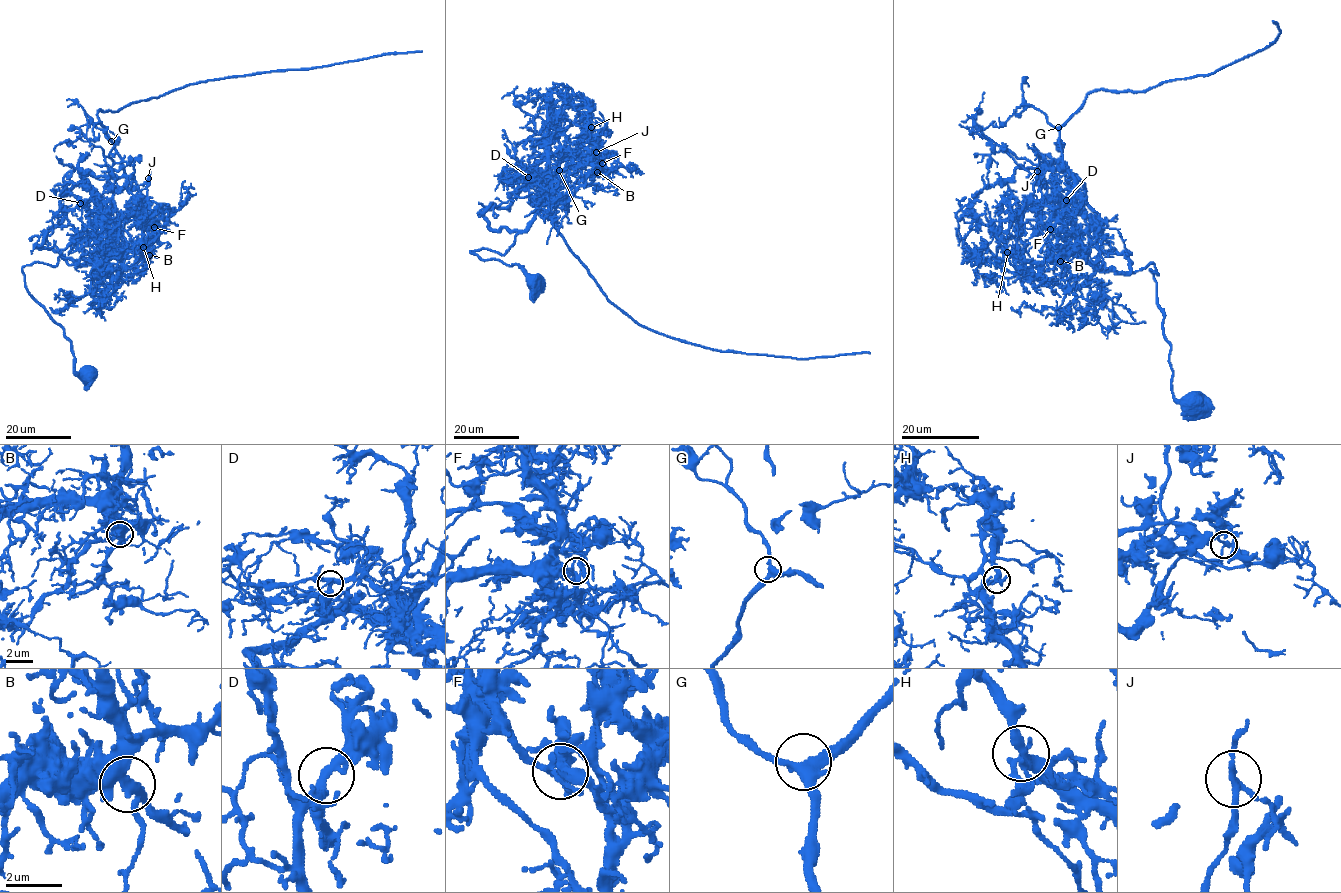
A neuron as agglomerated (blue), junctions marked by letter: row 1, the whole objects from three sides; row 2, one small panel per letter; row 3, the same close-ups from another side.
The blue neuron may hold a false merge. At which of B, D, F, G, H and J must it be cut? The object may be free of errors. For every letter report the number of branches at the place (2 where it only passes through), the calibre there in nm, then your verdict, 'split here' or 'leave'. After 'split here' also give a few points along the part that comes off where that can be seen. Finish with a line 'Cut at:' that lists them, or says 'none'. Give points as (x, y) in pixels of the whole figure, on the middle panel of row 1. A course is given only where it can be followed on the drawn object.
B: 3 | 400 nm | leave
D: 3 | 320 nm | leave
F: 3 | 320 nm | leave
G: 3 | 320 nm | leave
H: 3 | 300 nm | leave
J: 3 | 150 nm | split here | (596, 152), (553, 178), (549, 218), (635, 320), (722, 351), (870, 352)
Cut at: J

